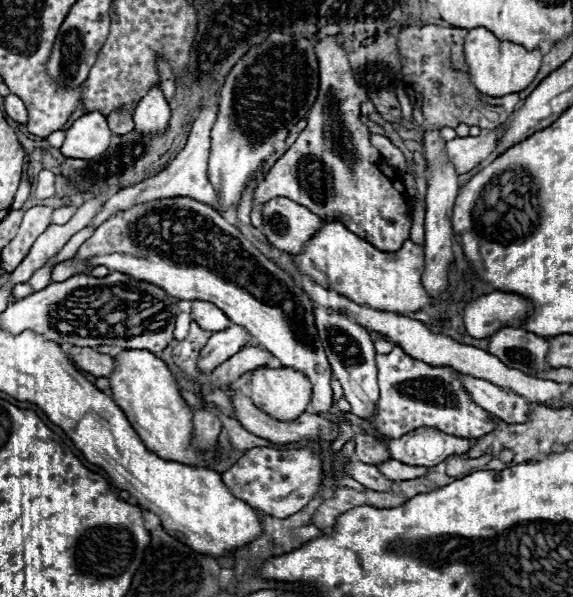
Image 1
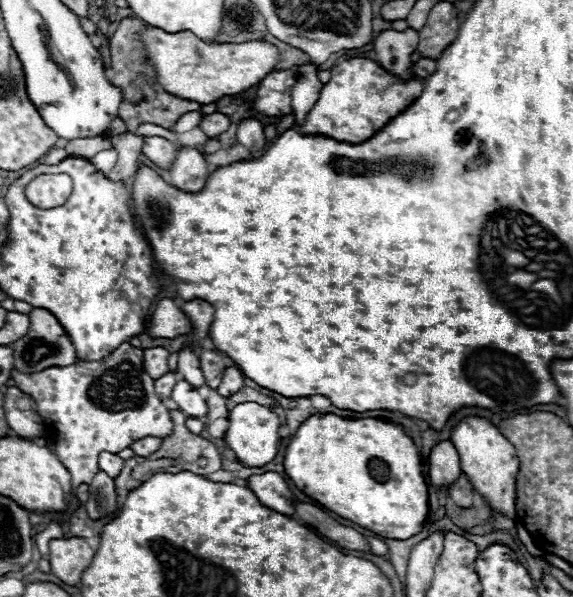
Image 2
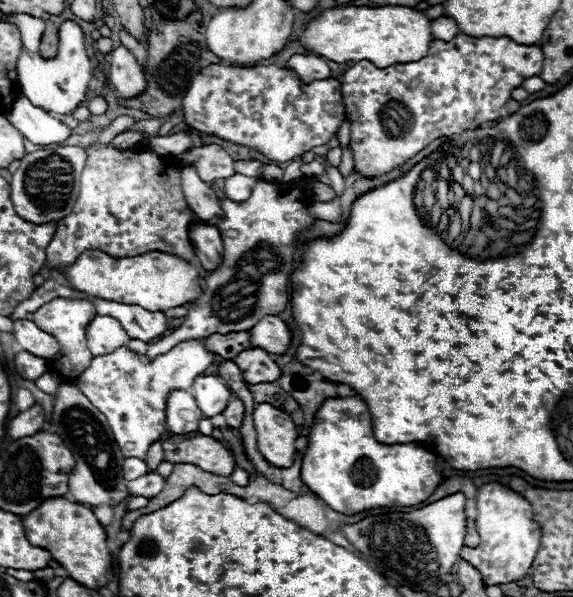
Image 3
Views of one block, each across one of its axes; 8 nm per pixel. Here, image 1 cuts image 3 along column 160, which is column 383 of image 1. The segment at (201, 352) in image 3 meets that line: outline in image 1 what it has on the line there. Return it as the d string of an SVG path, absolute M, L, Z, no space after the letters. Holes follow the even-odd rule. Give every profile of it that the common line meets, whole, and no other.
M398 346L390 354L376 354L376 366L380 400L376 416L370 422L386 440L400 438L422 426L440 428L440 432L448 432L450 436L480 438L492 432L492 428L496 426L494 416L484 412L472 400L464 386L454 378L450 368L436 368L424 364L422 360L414 360Z

